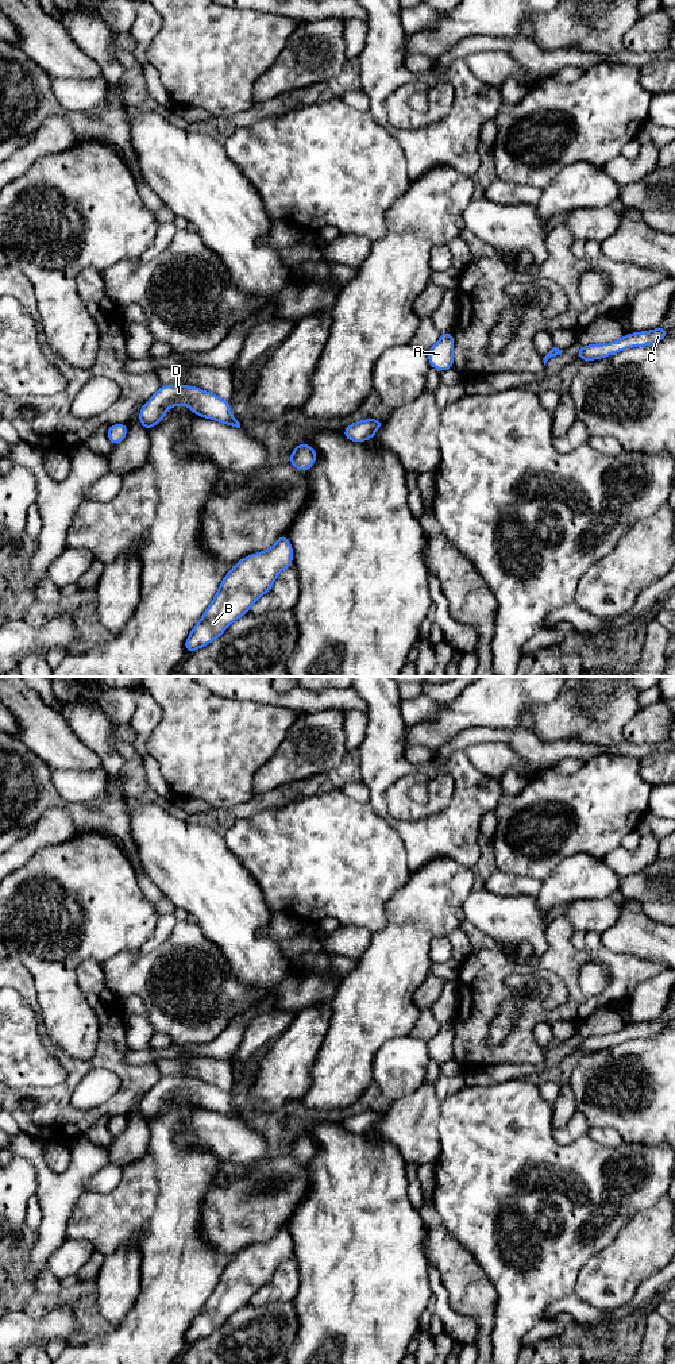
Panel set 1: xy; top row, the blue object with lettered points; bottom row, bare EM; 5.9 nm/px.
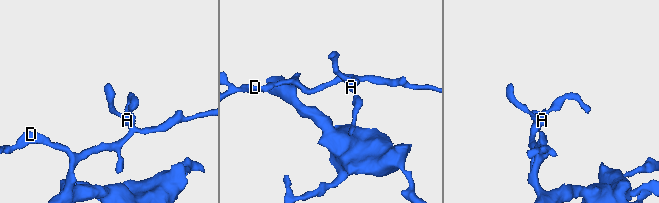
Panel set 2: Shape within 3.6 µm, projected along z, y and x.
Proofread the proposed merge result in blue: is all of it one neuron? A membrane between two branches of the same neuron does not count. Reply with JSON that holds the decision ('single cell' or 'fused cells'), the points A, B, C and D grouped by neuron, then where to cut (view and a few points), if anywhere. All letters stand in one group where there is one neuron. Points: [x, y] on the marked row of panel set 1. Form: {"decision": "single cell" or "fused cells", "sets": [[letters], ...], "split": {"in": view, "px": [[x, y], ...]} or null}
{"decision": "single cell", "sets": [["A", "B", "C", "D"]], "split": null}

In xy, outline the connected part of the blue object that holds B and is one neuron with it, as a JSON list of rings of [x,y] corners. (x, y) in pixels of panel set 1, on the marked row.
[[[282,535],[269,550],[239,560],[221,581],[217,594],[185,640],[188,652],[219,639],[227,627],[250,612],[278,574],[293,563],[293,548]]]

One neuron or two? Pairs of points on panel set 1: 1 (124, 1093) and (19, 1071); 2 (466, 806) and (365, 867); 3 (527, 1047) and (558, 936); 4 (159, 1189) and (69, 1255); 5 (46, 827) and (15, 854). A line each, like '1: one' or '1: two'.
1: two
2: two
3: one
4: two
5: one

